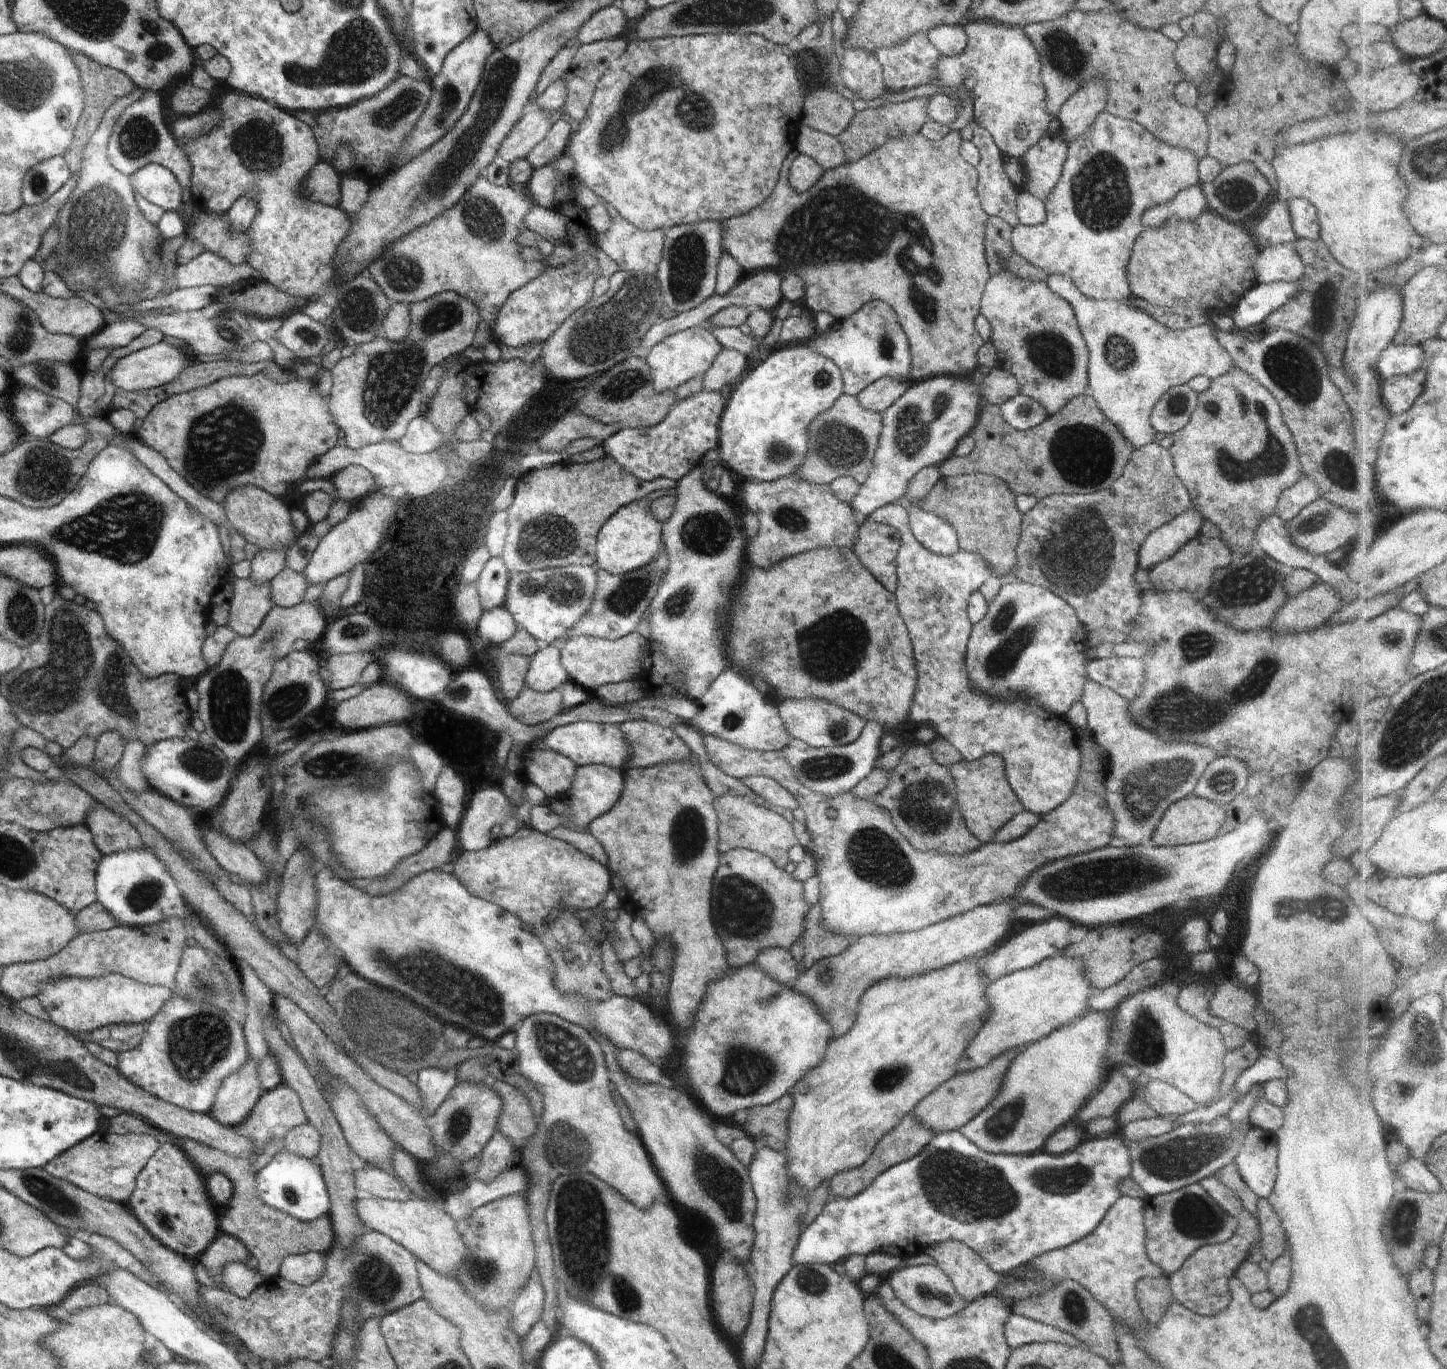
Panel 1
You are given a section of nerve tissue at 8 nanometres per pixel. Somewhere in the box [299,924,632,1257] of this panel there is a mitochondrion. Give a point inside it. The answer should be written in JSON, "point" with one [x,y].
{"point":[456,992]}

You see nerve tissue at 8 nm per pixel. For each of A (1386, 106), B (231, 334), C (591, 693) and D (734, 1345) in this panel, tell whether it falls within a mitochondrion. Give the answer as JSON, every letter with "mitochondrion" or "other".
{"A":"other","B":"mitochondrion","C":"other","D":"other"}

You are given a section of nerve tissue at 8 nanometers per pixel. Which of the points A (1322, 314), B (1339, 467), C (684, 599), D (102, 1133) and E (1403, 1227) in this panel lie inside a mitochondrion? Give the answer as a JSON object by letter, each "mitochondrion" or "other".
{"A":"mitochondrion","B":"mitochondrion","C":"mitochondrion","D":"other","E":"mitochondrion"}

